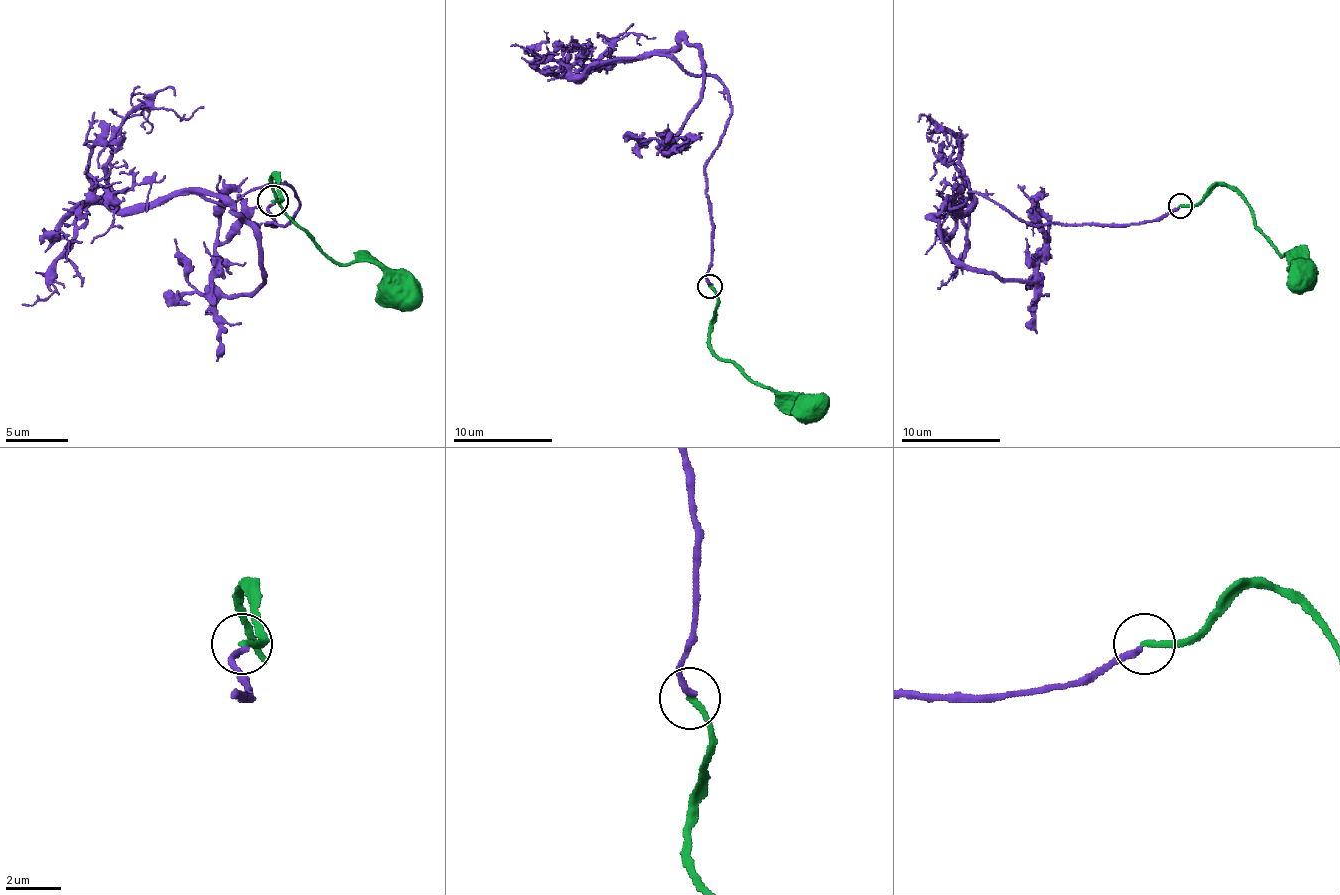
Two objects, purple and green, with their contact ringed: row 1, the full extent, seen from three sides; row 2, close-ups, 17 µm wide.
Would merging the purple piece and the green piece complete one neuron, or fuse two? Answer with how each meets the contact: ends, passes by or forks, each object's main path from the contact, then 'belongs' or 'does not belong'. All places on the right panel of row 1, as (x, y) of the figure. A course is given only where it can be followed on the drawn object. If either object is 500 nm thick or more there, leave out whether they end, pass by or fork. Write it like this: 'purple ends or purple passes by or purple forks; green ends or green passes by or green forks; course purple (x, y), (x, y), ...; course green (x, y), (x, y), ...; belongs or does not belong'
purple ends; green ends; course purple (1179, 207), (1028, 225), (969, 193), (934, 220), (942, 245), (1033, 279), (1041, 188); course green (1179, 205), (1197, 205), (1217, 185), (1229, 185), (1251, 212), (1254, 227), (1296, 264), (1296, 274), (1303, 279); does not belong

